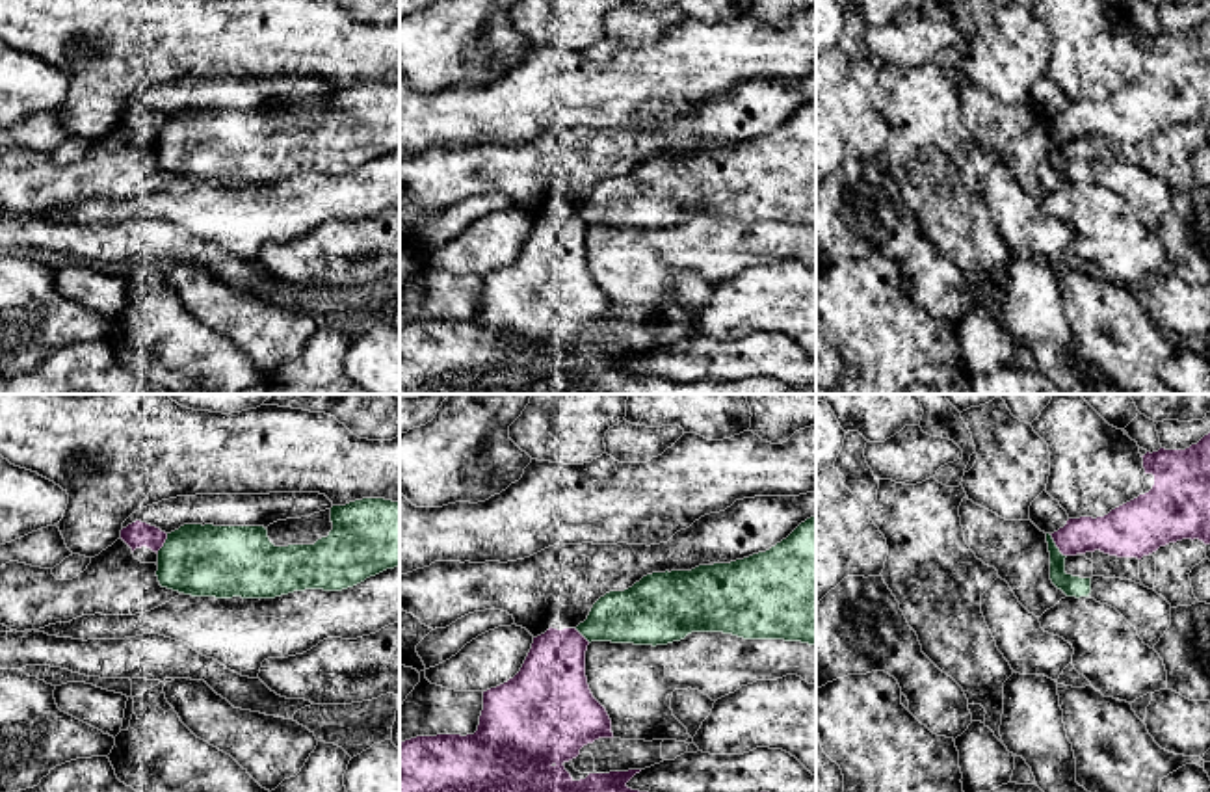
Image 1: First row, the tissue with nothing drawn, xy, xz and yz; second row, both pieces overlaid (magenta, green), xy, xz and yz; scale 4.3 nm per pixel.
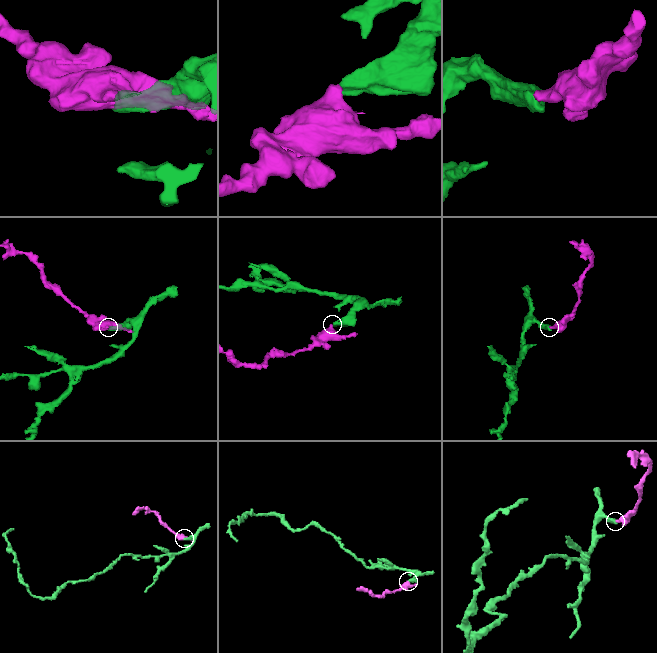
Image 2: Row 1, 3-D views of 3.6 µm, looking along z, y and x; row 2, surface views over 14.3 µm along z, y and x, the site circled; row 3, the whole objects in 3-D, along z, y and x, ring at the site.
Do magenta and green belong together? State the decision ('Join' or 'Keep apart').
Keep apart

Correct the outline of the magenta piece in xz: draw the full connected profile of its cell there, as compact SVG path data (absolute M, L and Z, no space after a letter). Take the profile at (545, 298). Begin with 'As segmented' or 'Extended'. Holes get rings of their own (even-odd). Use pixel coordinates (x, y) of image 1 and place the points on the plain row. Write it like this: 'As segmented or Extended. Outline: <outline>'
As segmented. Outline: M548 212L533 221L520 255L483 275L474 318L416 320L400 327L400 394L816 394L814 383L792 385L777 377L673 381L632 374L626 366L641 353L589 357L574 364L565 346L598 322L613 322L606 292L593 281L585 260L589 225L576 212Z

